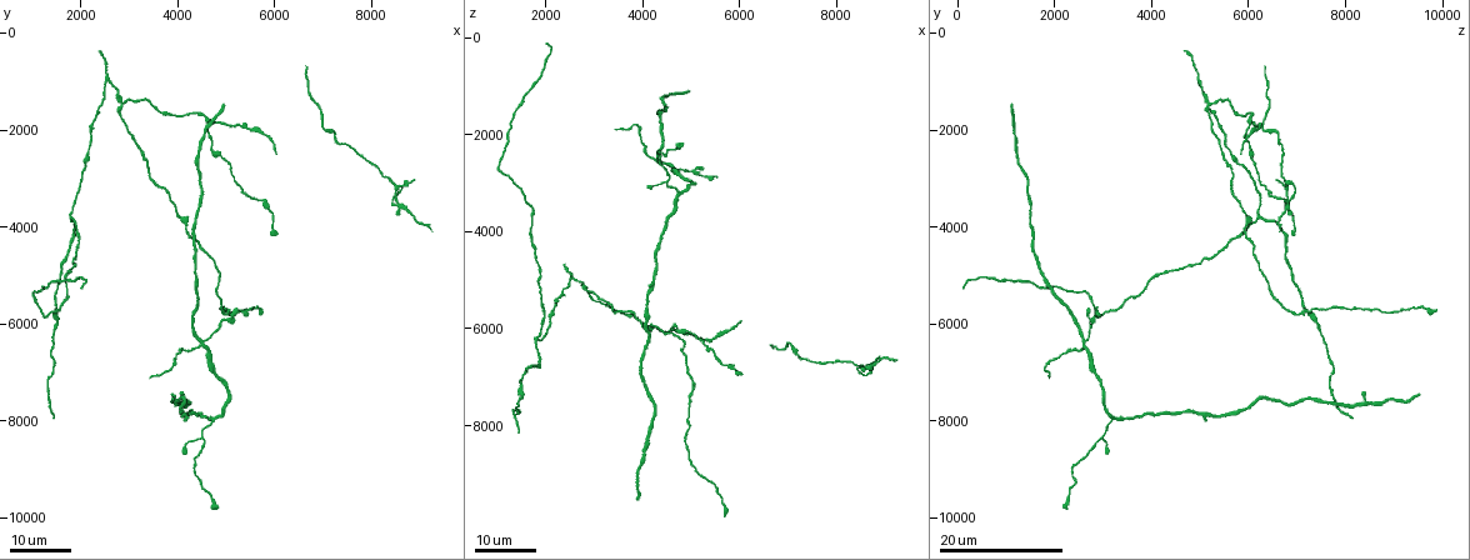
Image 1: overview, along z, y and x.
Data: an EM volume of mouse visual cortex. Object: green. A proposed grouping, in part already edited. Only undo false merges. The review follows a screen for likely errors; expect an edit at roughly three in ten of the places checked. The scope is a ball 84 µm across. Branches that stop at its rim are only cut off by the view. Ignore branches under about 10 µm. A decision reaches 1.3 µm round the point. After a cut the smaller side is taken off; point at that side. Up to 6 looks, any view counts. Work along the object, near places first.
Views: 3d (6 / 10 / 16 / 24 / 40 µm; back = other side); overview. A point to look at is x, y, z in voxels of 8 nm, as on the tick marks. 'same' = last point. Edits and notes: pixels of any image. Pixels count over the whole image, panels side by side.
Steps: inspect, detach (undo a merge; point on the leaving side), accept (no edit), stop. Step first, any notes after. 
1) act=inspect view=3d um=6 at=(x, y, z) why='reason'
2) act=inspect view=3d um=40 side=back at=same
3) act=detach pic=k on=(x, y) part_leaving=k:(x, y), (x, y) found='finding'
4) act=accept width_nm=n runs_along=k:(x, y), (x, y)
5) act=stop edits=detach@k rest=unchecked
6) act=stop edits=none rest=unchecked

act=inspect view=3d um=24 at=(2650, 1050, 4950) why='side arm on a straight run'

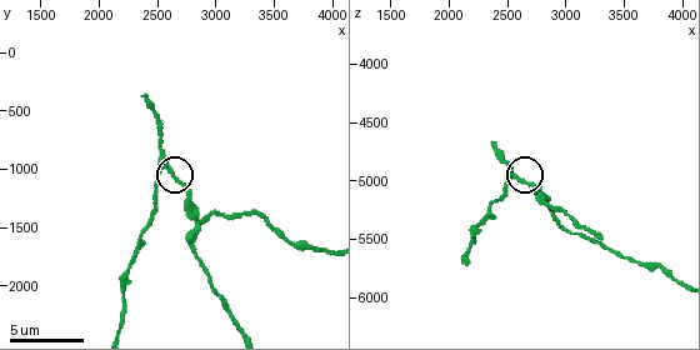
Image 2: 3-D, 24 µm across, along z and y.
act=inspect view=3d um=10 at=(2620, 1000, 4980)

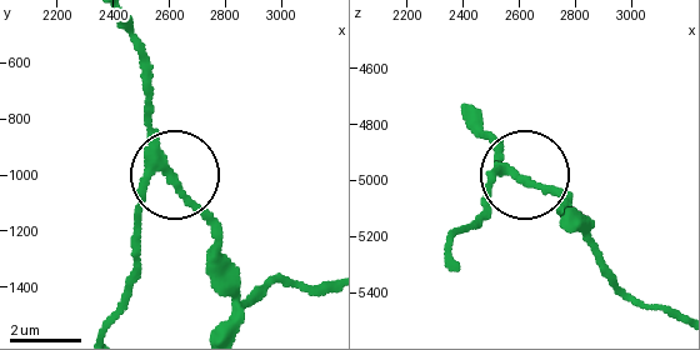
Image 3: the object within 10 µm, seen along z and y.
act=detach pic=3 on=(140, 214) width_nm=200 part_leaving=3:(146, 170), (138, 266), (110, 329) found='two neurons meet here'

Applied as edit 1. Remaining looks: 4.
act=inspect view=3d um=16 at=(4550, 6350, 2600) why='looks like a crossing'

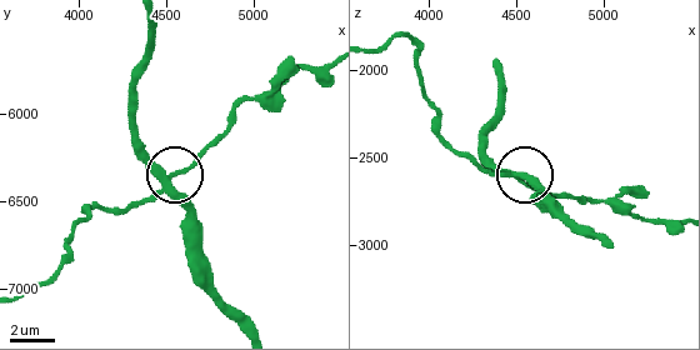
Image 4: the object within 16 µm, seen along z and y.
act=inspect view=3d um=10 at=same

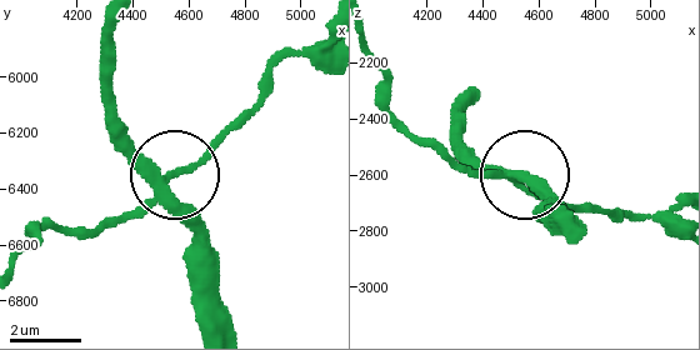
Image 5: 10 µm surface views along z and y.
act=detach pic=5 on=(200, 164) part_leaving=5:(159, 193), (126, 214), (45, 231), (21, 253) found='a second neuron is stuck on'

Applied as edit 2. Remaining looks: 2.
act=stop edits=detach@3,detach@5 rest=unchecked

